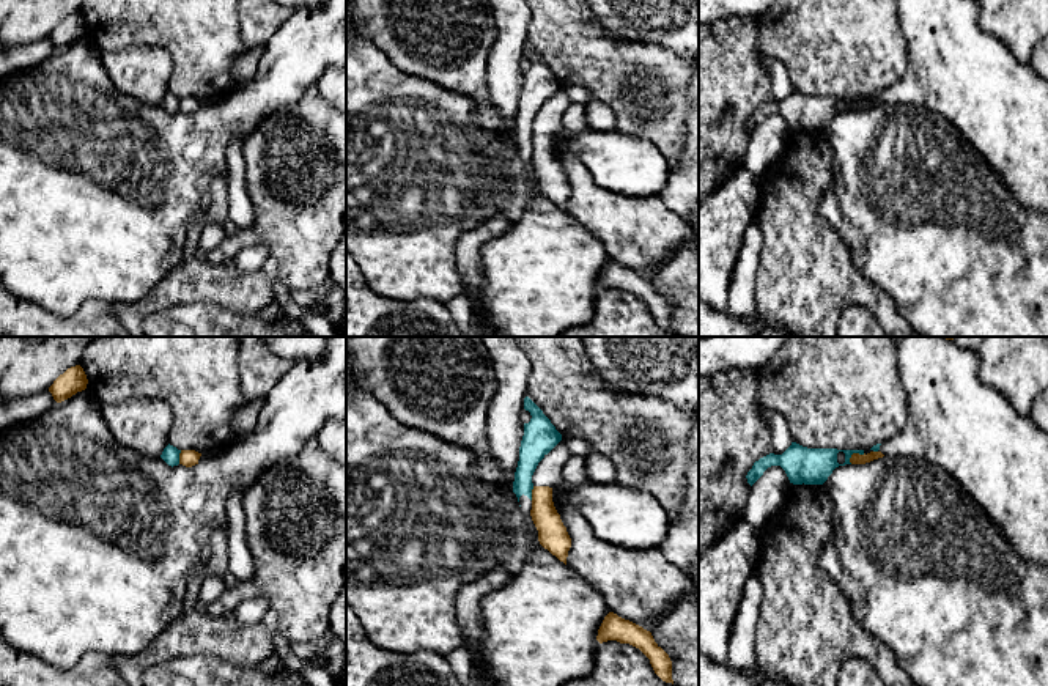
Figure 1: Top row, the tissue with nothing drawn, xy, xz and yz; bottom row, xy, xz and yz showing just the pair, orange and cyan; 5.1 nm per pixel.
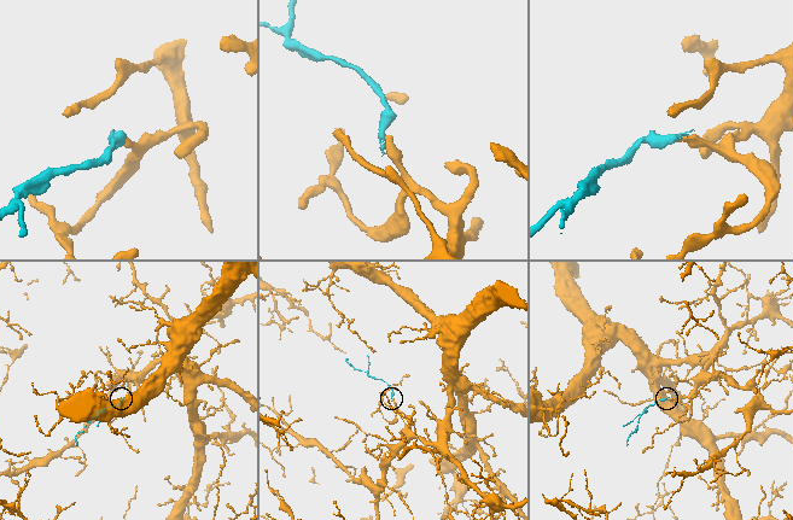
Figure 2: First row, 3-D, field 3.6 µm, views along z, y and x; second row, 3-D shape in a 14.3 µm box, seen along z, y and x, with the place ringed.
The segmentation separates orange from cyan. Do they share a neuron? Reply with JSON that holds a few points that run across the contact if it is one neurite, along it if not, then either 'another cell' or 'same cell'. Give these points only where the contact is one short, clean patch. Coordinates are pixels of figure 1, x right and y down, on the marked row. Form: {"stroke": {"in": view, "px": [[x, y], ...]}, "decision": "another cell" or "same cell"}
{"stroke": {"in": "yz", "px": [[864, 453], [853, 453], [848, 461]]}, "decision": "another cell"}

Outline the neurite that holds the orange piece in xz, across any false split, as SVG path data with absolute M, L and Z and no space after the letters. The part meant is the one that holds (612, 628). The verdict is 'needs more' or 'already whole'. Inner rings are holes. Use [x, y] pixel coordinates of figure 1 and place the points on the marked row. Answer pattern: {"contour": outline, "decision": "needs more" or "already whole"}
{"contour": "M609 612L598 629L596 640L600 644L617 640L639 648L650 659L655 673L662 681L673 684L669 655L655 642L651 633L642 626Z", "decision": "already whole"}

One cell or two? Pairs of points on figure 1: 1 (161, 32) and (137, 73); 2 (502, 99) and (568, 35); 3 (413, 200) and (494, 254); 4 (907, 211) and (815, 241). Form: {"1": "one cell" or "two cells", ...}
{"1": "two cells", "2": "two cells", "3": "two cells", "4": "two cells"}

